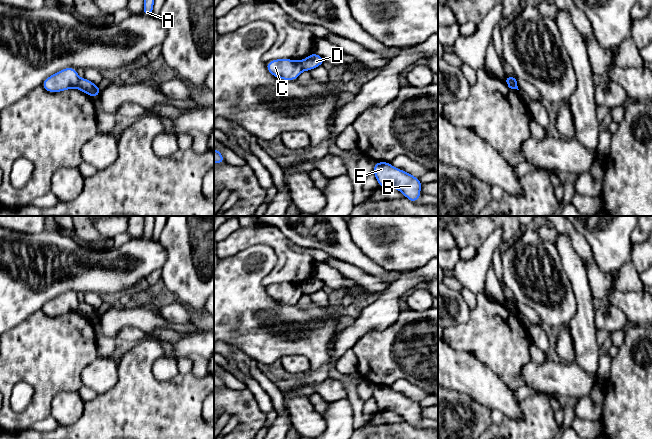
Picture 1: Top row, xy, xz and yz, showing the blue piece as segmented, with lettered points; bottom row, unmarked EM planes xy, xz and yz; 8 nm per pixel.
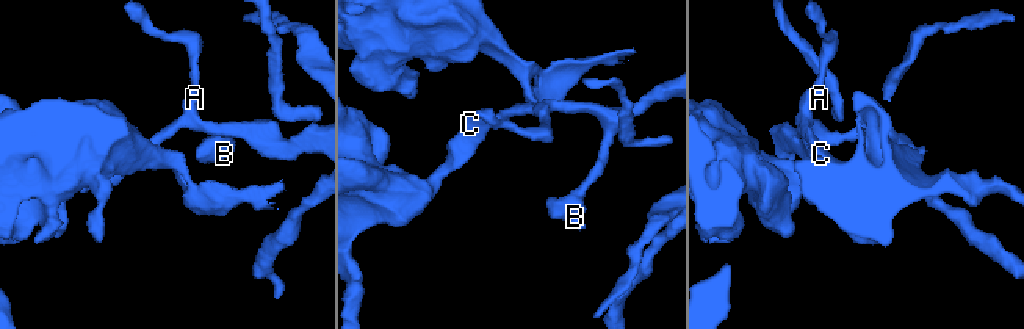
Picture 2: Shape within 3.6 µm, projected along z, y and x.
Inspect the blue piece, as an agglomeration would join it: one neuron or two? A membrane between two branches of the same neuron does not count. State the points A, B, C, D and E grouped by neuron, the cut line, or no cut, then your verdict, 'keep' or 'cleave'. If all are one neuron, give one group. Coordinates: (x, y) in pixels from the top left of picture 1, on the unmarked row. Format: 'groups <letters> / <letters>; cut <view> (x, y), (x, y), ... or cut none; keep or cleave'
groups A B D E / C; cut yz (505, 303), (510, 303), (516, 312); cleave

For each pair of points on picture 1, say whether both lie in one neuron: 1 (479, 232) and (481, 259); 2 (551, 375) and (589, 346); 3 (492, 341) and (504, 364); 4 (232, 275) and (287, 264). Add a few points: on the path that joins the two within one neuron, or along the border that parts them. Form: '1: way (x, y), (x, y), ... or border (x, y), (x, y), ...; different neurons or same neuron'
1: border (498, 228), (476, 248); different neurons
2: border (574, 361), (586, 372), (594, 375); different neurons
3: way (493, 347), (503, 358); same neuron
4: border (268, 245), (277, 262), (263, 279), (265, 287); different neurons

